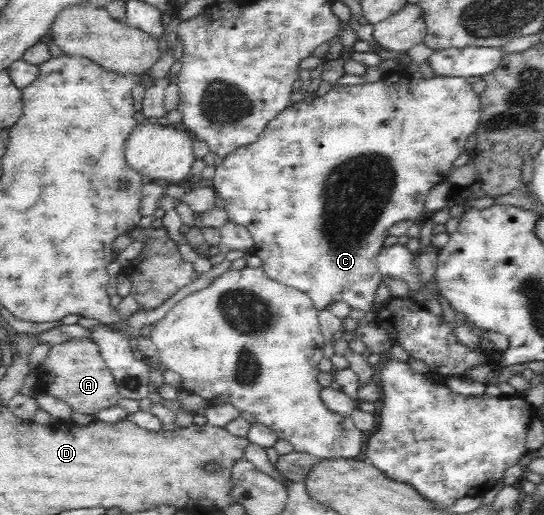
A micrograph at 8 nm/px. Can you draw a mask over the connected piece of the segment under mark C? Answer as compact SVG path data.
M403 68L382 75L376 83L364 85L333 86L324 97L313 99L307 104L303 100L296 105L285 109L267 125L264 133L257 141L243 147L233 149L221 163L216 166L213 184L215 190L225 201L224 208L228 213L229 222L236 223L249 230L253 238L252 251L261 259L261 265L267 277L281 282L283 285L301 290L313 302L315 309L326 309L336 301L345 302L352 310L363 315L373 313L373 323L380 312L381 306L376 303L377 290L384 275L376 266L376 257L383 248L383 241L389 235L391 225L405 219L423 221L428 214L423 211L423 203L433 187L447 180L449 167L457 159L457 155L465 148L467 137L476 132L480 125L480 103L477 93L473 92L472 85L461 77L433 77L424 79L411 77Z

